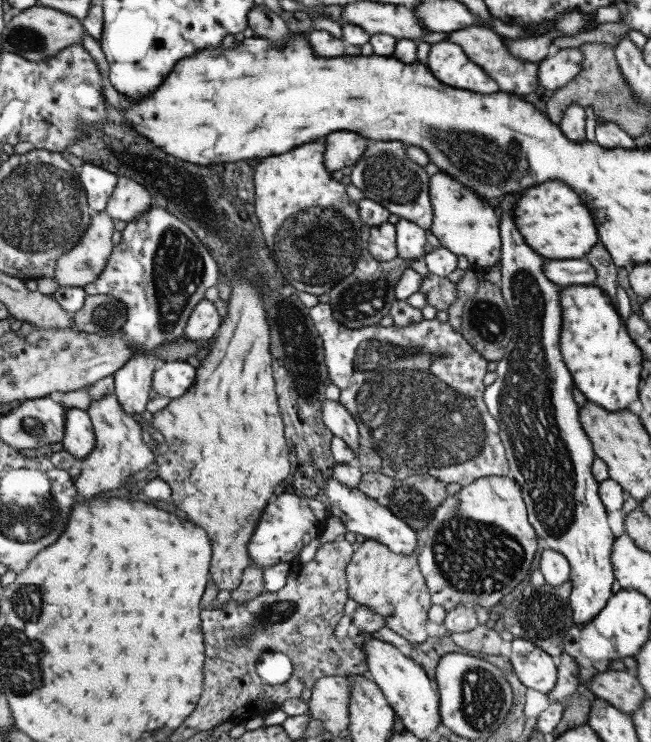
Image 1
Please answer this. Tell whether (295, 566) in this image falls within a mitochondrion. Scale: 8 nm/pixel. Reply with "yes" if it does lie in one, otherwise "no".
no

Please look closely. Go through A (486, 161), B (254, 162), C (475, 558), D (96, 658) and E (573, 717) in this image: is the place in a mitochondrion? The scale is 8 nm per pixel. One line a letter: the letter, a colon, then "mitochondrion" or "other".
A: mitochondrion
B: other
C: mitochondrion
D: other
E: other

